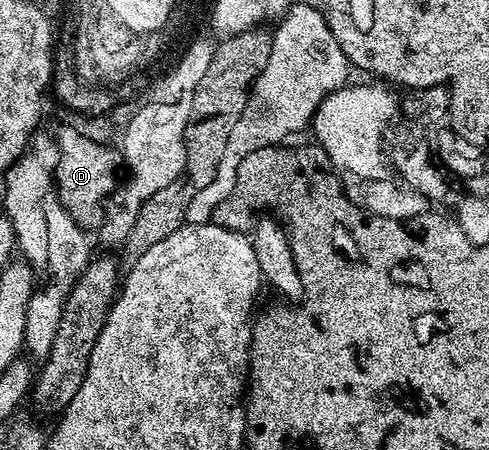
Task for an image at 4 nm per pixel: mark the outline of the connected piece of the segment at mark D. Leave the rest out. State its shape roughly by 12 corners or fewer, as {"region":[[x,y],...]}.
{"region":[[76,129],[55,134],[54,189],[85,231],[99,230],[118,153]]}

